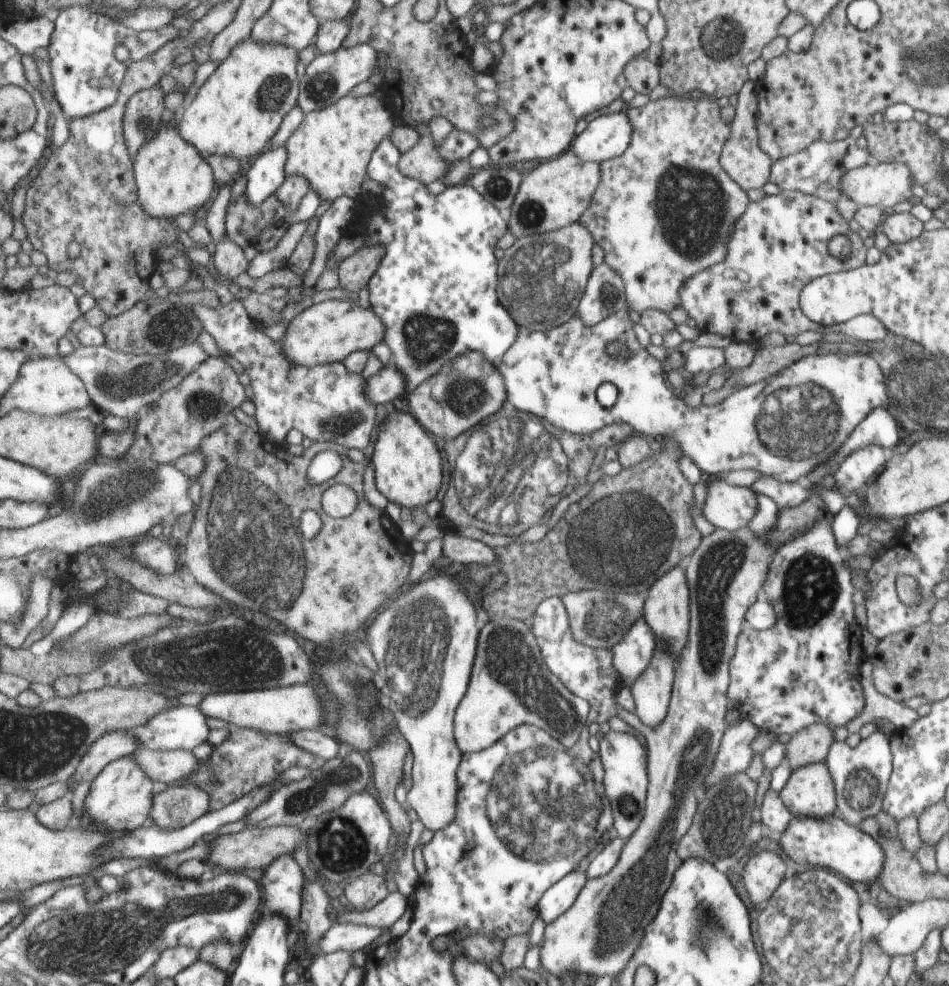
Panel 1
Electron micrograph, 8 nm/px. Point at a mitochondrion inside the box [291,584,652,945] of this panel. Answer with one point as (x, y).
(543, 807)

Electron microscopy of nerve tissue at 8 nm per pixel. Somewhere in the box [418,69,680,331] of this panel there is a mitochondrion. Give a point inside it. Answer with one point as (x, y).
(547, 275)

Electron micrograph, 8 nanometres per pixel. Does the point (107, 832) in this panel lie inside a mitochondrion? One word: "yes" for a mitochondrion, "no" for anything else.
no

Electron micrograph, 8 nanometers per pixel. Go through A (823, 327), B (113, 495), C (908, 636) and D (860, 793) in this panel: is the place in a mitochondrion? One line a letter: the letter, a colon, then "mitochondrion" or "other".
A: other
B: mitochondrion
C: other
D: mitochondrion

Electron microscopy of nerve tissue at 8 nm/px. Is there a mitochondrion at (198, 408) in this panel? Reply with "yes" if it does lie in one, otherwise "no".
yes

